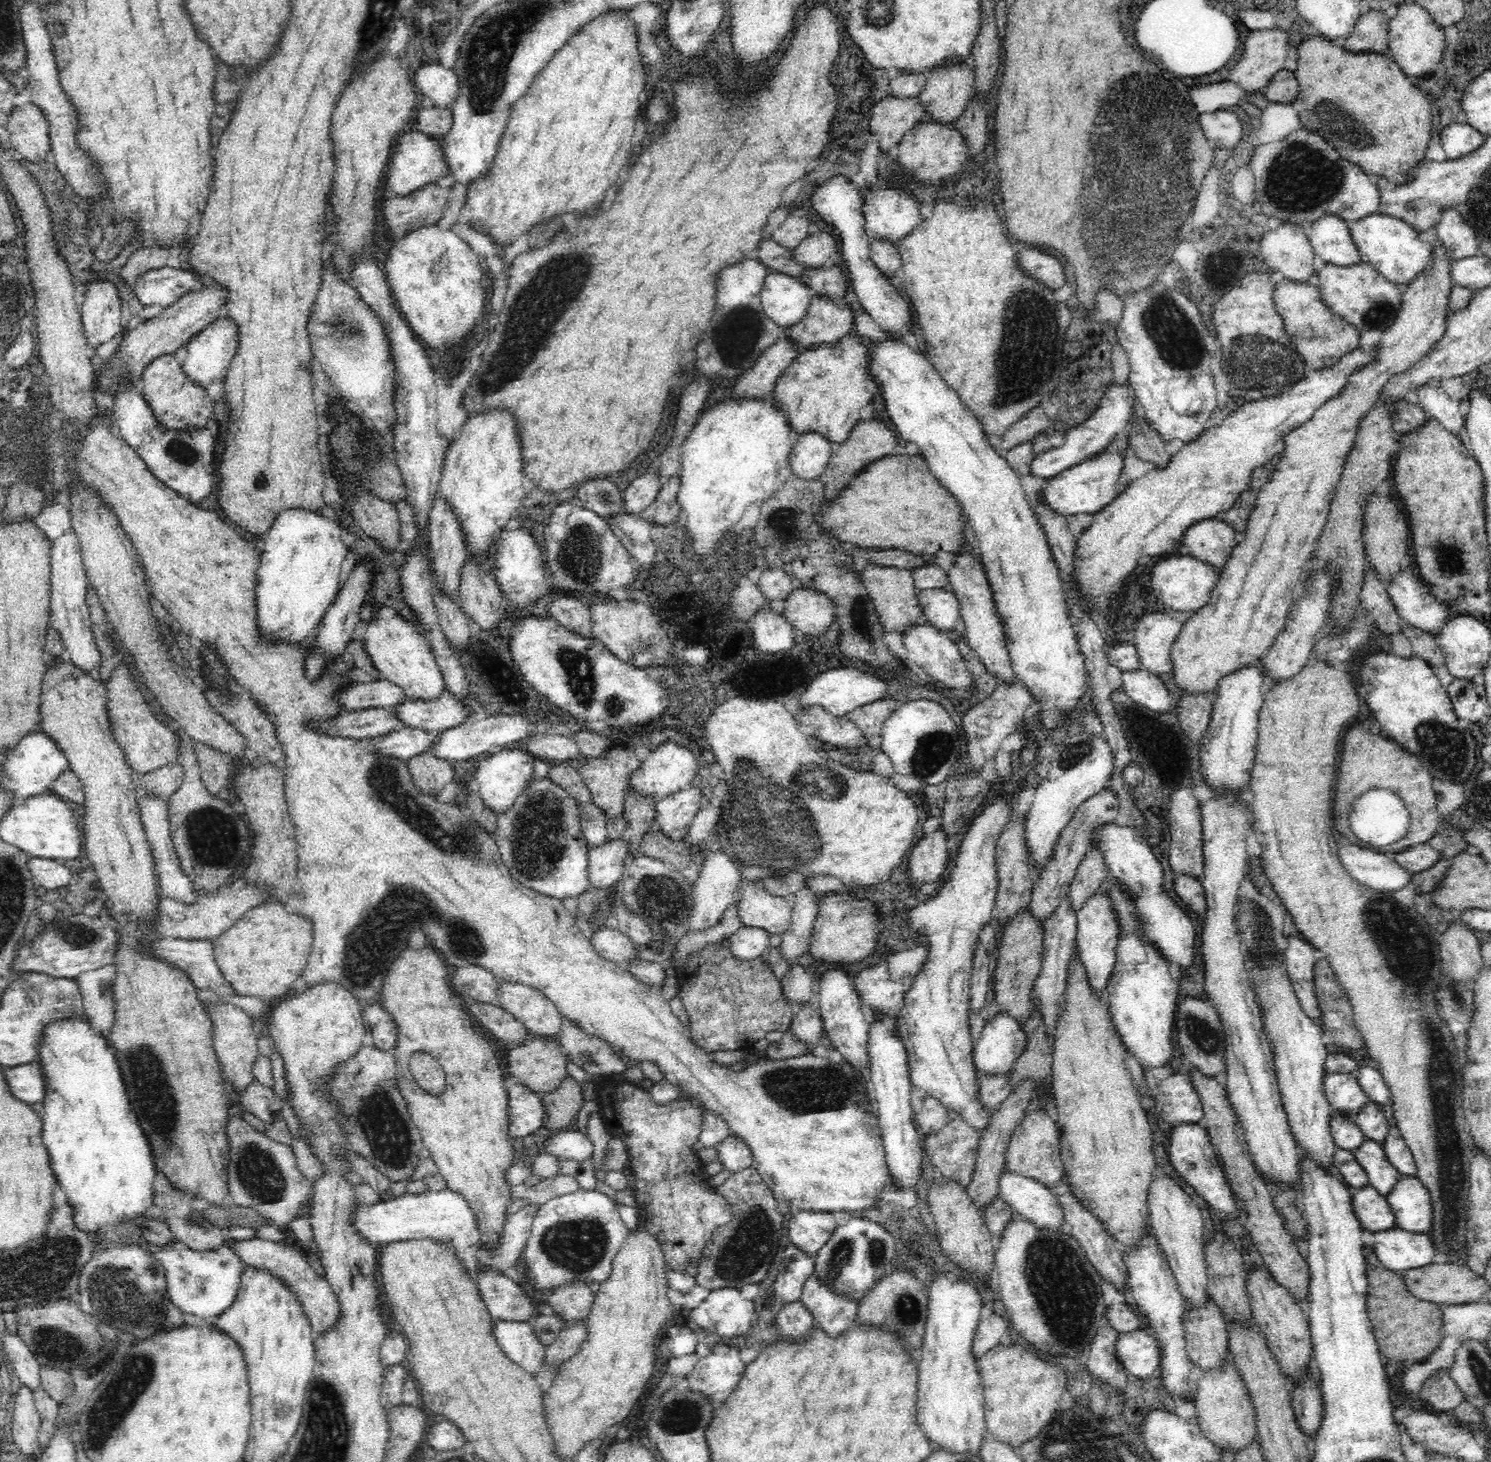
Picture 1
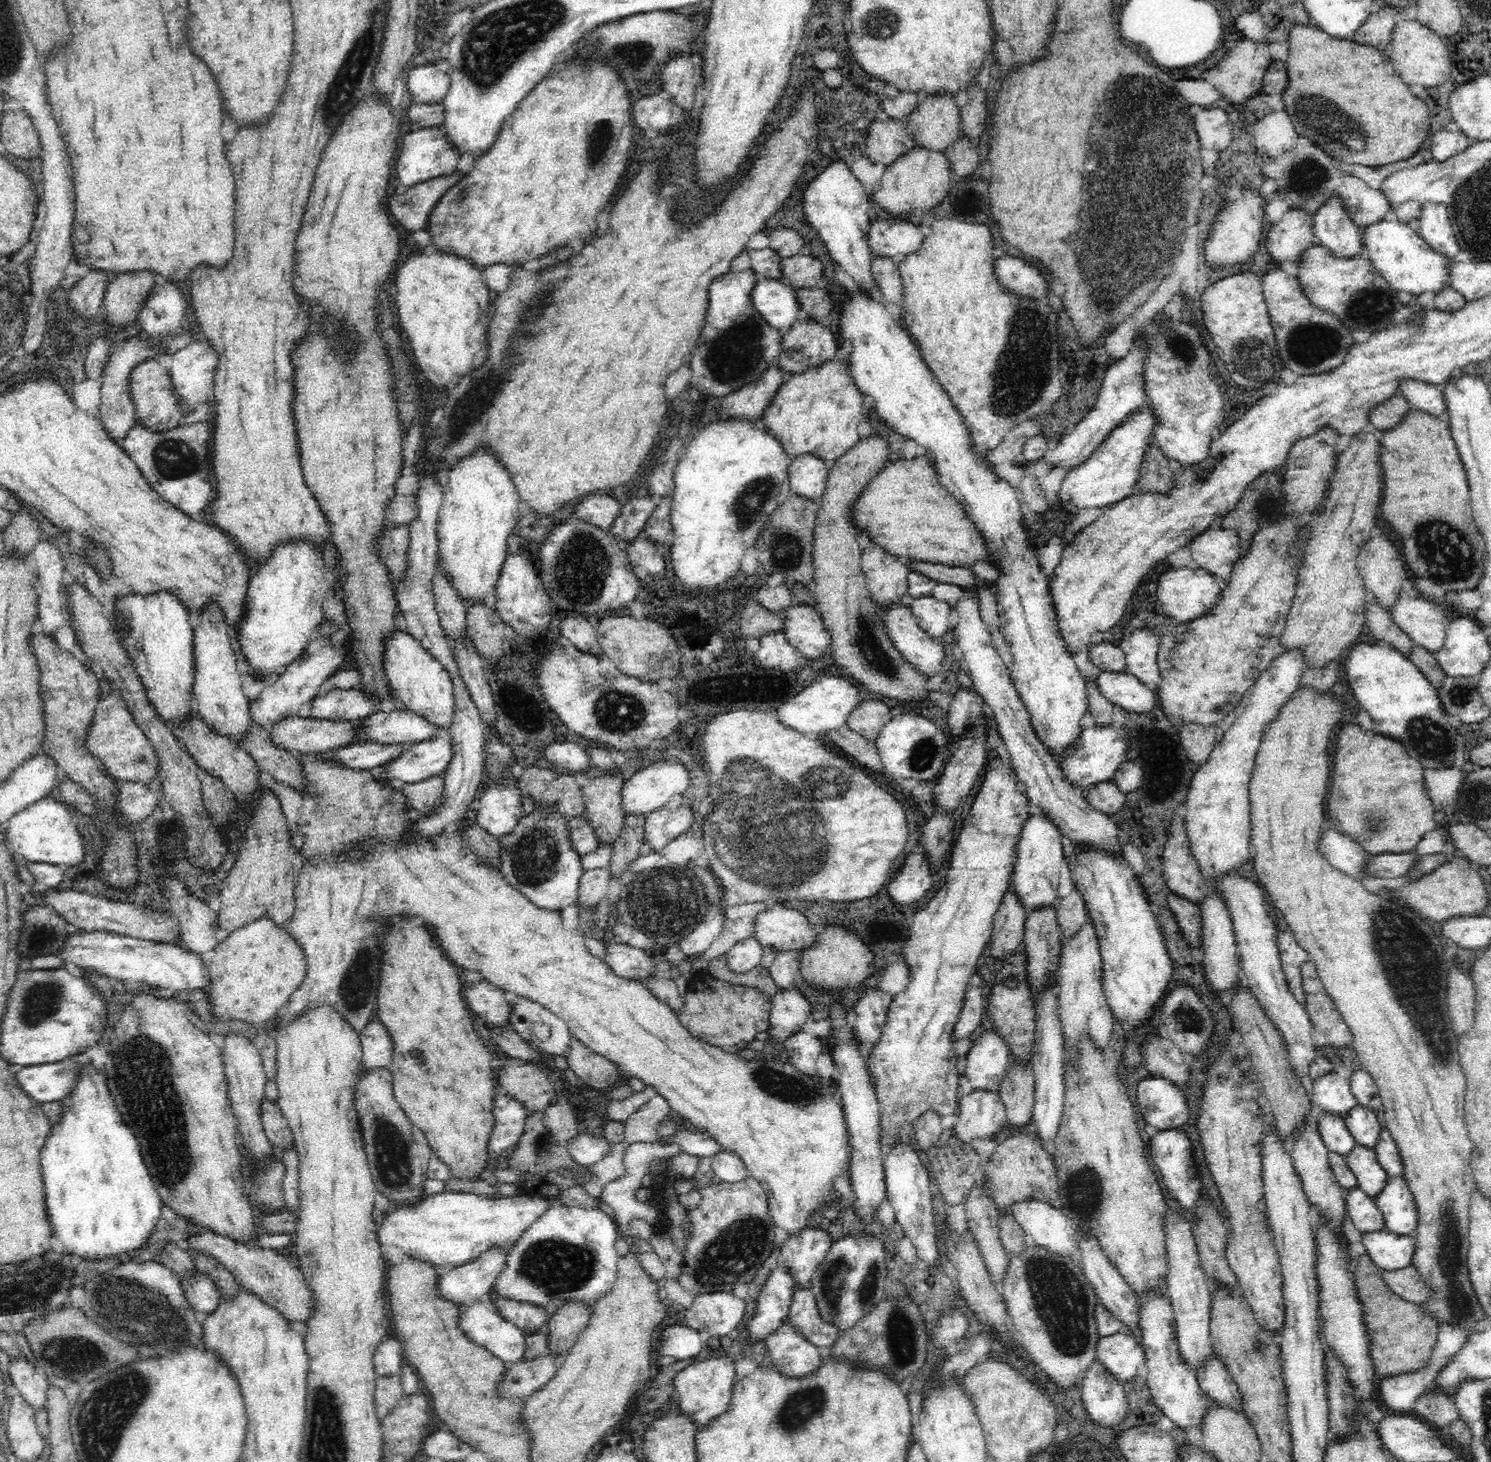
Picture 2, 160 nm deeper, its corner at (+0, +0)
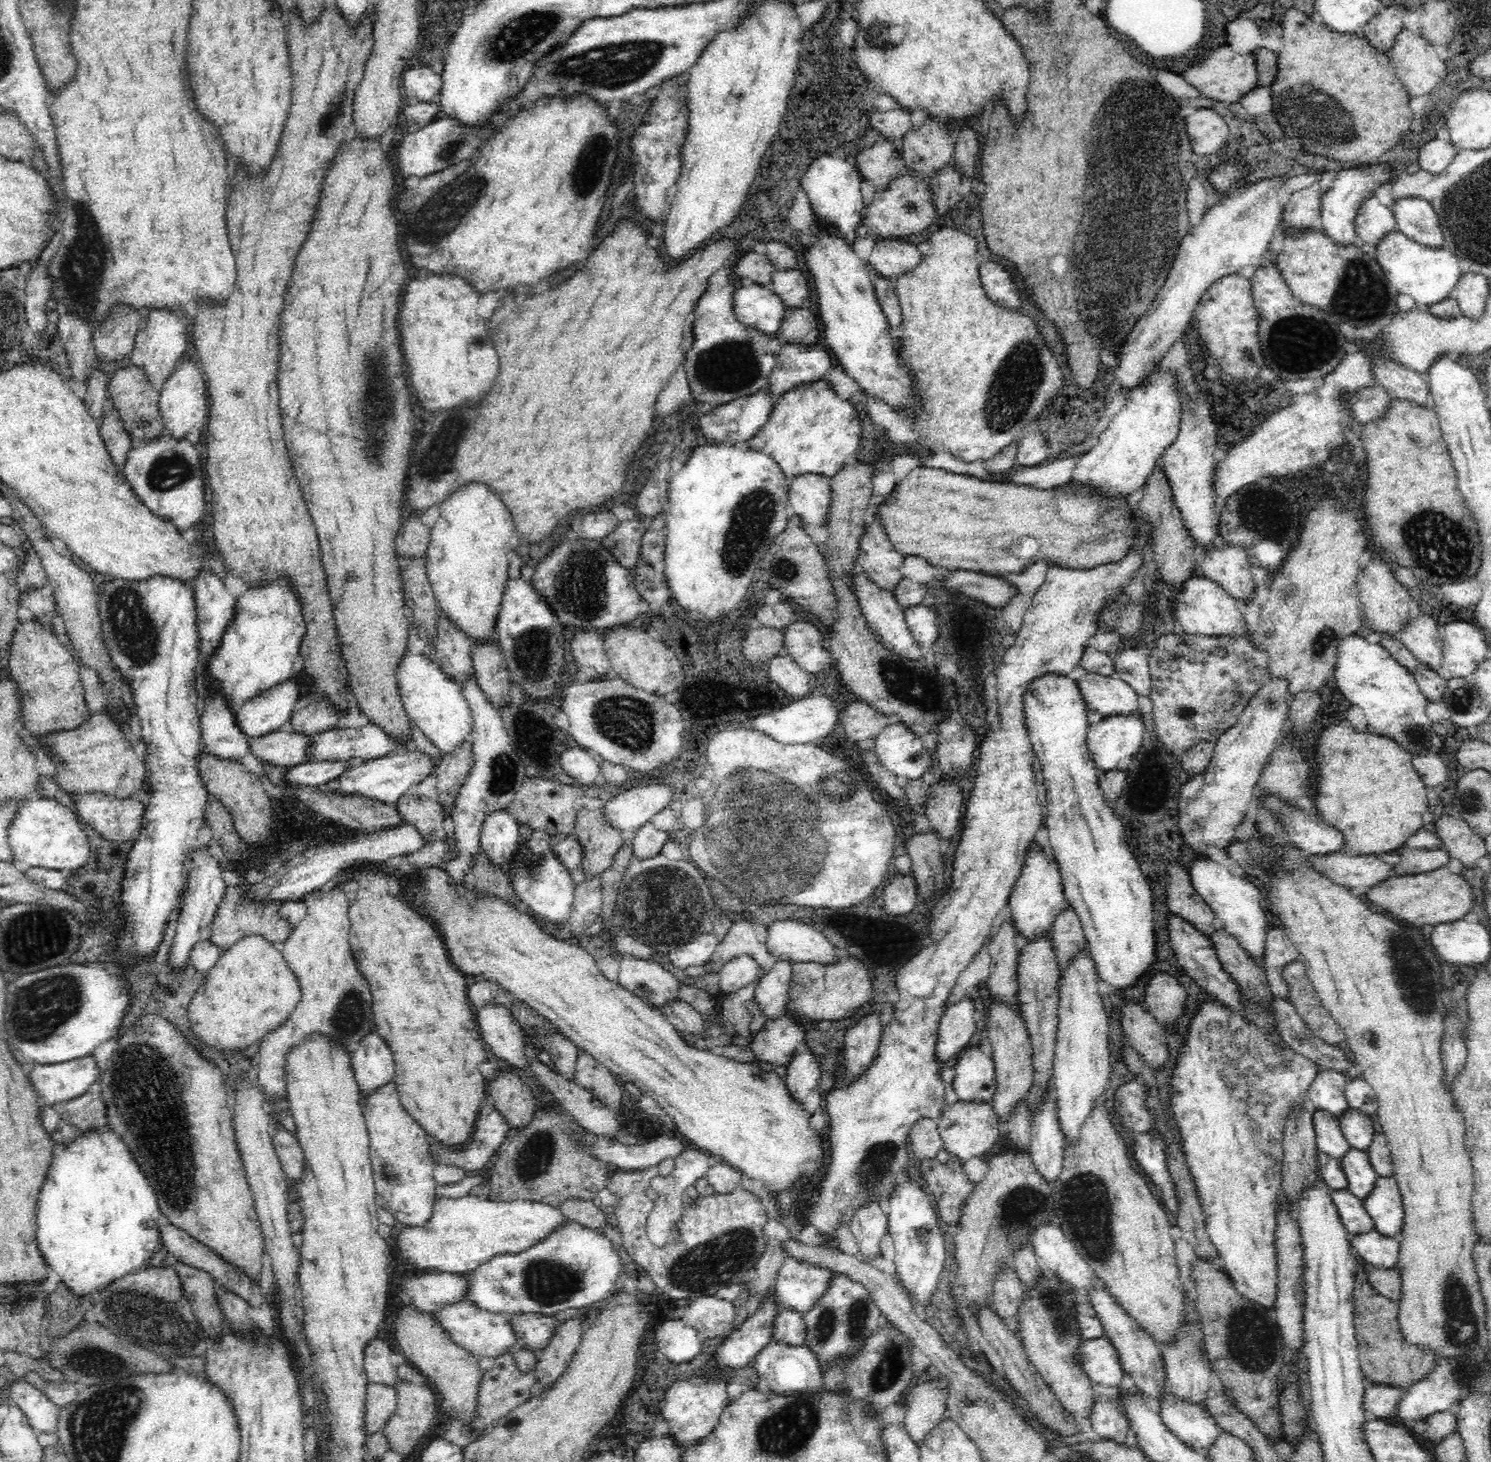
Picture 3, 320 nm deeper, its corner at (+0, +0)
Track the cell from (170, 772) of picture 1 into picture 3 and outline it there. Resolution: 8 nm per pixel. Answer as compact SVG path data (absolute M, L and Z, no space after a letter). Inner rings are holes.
M94 791L74 793L72 799L78 818L108 839L132 839L142 828L146 804L138 798Z

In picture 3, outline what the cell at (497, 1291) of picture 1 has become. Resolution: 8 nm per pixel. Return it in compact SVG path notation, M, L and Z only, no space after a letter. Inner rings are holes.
M539 1312L512 1313L509 1319L517 1336L518 1343L515 1349L518 1350L520 1348L530 1348L531 1350L546 1348L557 1323L552 1315Z

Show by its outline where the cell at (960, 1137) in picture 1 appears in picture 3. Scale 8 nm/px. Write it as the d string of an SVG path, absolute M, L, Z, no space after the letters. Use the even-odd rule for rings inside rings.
M952 1155L948 1162L928 1158L921 1162L919 1170L936 1201L941 1219L954 1228L959 1223L962 1208L975 1187L970 1174L964 1172L963 1161Z

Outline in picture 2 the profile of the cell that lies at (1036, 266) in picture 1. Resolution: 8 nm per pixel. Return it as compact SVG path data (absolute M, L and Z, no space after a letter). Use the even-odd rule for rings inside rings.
M1012 254L1004 256L996 264L1000 284L1008 286L1012 292L1026 294L1030 298L1048 294L1048 276L1026 258L1016 258Z

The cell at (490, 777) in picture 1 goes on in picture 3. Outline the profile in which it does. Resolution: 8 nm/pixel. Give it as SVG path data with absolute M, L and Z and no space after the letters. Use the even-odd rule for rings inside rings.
M508 807L487 813L481 826L480 846L495 864L510 870L513 856L519 847L518 819Z

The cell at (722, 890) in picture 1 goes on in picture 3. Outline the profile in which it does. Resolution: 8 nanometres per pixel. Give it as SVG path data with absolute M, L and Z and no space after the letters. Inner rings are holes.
M713 932L702 934L695 937L691 942L676 946L669 953L669 960L680 970L686 970L689 966L702 965L711 957L712 952L716 950L718 942L719 939Z

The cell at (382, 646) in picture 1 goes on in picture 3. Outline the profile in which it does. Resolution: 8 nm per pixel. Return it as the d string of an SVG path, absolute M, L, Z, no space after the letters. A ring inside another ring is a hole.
M407 648L396 666L395 677L409 720L416 723L442 754L456 748L464 737L471 738L473 720L461 684L442 671L441 665L432 656L415 653Z

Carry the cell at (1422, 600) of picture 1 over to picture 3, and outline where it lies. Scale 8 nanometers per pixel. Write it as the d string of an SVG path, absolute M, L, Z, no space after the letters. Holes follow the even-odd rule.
M1420 613L1416 618L1410 618L1397 632L1397 635L1410 649L1414 656L1431 668L1441 668L1443 658L1442 625L1428 613Z

